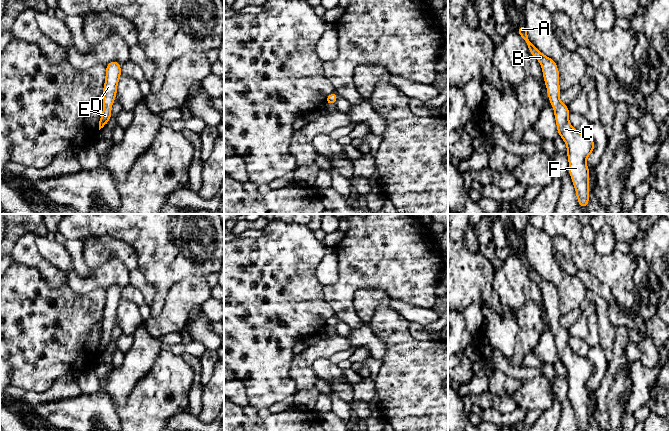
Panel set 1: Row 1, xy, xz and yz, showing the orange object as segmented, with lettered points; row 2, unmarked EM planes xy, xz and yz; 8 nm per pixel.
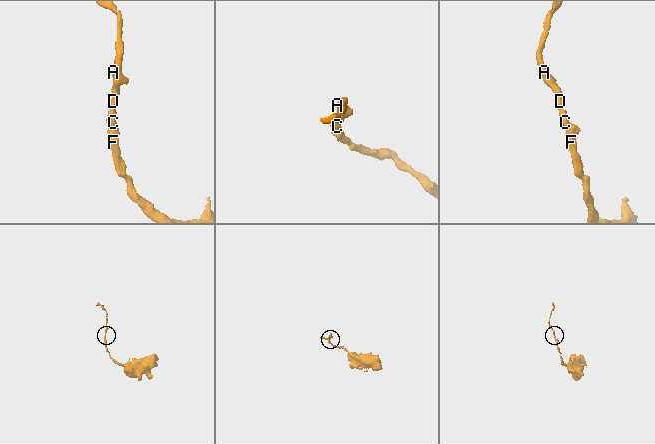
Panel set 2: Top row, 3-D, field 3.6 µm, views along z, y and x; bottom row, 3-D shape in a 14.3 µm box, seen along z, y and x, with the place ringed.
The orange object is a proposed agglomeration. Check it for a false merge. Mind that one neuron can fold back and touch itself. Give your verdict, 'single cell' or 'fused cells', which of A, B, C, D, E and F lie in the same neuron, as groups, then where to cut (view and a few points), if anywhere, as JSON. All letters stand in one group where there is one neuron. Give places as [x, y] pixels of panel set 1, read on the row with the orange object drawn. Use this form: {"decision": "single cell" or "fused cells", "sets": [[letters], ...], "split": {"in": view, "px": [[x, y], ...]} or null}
{"decision": "single cell", "sets": [["A", "B", "C", "D", "E", "F"]], "split": null}

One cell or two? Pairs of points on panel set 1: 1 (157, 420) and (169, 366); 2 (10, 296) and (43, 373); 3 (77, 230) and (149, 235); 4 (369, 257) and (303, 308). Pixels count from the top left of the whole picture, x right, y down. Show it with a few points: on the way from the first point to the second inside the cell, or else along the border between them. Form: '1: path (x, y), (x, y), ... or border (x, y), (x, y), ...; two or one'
1: path (157, 407), (157, 397), (165, 389), (169, 379); one
2: path (21, 315), (36, 330), (36, 354); one
3: path (95, 226), (131, 226); one
4: border (323, 286), (323, 298), (334, 313); two

